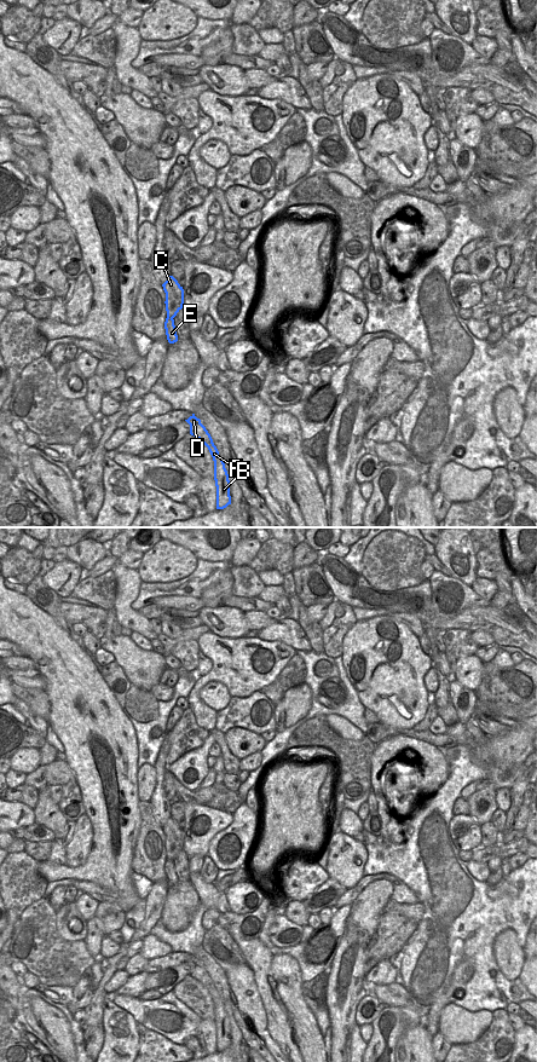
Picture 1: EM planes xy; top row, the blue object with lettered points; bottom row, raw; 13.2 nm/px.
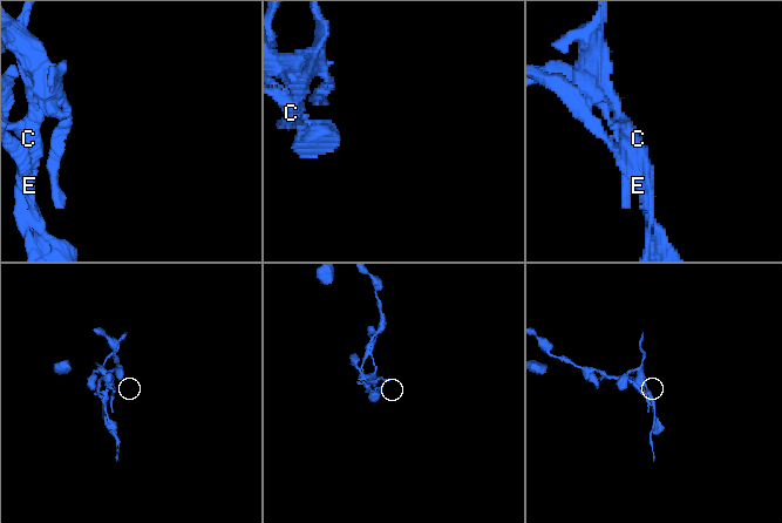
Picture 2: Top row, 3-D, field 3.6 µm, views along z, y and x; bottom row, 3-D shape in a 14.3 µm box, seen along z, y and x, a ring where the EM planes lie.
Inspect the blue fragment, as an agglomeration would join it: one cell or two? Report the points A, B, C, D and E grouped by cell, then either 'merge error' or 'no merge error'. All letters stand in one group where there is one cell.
A B C D / E; merge error

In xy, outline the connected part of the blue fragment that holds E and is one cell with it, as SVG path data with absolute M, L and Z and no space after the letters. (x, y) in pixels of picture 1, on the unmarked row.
M166 860L164 871L166 871L166 877L167 877L168 884L169 885L177 884L178 877L177 877L177 873L175 873L175 867L174 867L173 860Z

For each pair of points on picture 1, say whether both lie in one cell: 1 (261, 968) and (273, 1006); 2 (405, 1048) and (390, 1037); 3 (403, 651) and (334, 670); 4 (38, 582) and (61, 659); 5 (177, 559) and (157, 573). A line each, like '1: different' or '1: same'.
1: same
2: different
3: different
4: different
5: same

